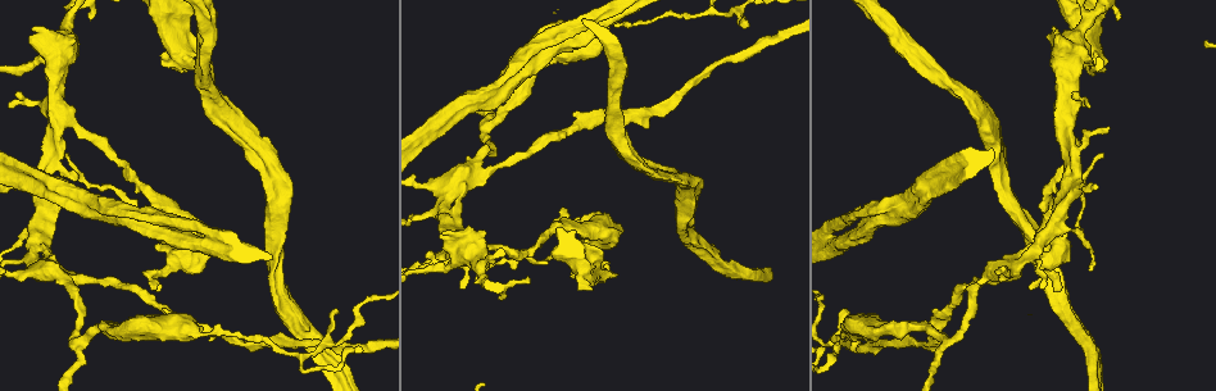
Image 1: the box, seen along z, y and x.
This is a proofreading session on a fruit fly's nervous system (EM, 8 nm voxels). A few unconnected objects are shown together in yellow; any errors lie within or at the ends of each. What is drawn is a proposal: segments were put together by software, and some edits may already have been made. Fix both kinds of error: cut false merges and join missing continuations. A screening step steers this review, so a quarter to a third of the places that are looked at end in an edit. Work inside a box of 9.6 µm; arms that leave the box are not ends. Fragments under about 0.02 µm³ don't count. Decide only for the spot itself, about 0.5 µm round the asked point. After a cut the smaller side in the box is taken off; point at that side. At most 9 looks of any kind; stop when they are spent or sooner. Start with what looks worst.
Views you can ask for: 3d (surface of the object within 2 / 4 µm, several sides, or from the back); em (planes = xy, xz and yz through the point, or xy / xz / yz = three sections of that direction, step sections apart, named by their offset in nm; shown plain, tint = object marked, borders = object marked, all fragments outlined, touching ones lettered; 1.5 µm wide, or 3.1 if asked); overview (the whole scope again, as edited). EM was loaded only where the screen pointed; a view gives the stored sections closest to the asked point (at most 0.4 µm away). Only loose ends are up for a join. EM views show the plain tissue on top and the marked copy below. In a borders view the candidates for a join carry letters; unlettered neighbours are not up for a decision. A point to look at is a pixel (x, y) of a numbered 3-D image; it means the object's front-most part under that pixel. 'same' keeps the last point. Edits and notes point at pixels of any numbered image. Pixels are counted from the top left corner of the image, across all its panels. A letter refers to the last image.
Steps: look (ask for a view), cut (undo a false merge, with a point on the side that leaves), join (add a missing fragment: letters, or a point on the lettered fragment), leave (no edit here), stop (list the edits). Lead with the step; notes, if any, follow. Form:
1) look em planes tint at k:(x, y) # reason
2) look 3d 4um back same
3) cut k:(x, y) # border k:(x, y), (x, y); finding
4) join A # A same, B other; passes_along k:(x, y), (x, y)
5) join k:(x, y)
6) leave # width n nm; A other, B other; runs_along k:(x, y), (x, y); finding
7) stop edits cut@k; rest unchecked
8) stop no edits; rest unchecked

look em xy step 4 tint at 1:(1058, 219) # two arms in line, one across

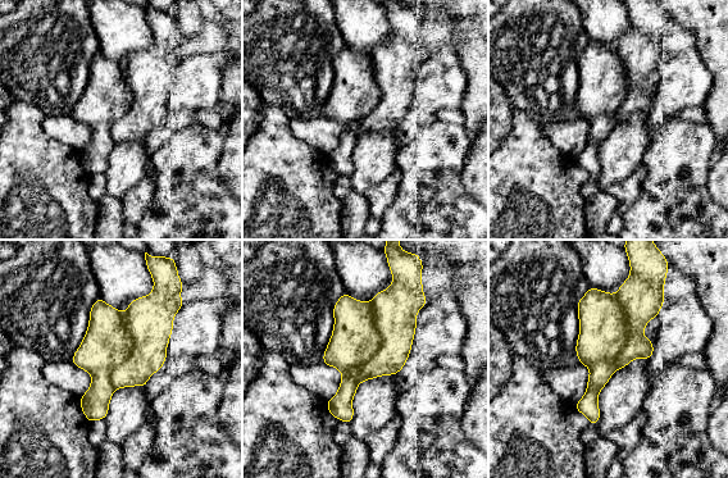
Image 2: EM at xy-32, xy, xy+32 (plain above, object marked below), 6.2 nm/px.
look em planes borders same # another direction

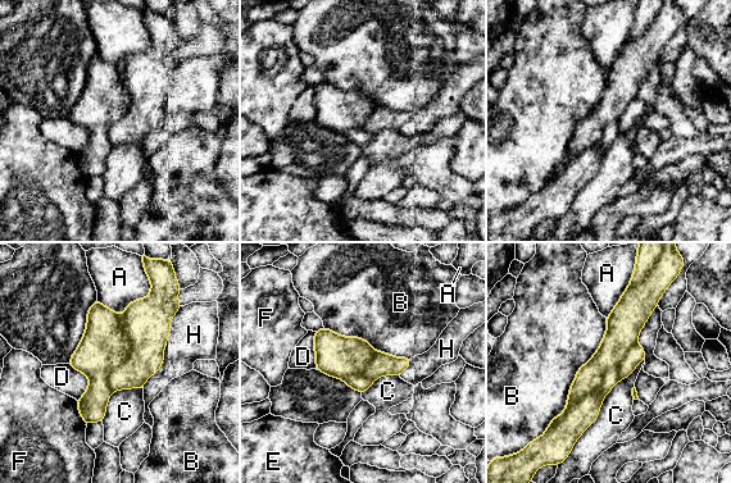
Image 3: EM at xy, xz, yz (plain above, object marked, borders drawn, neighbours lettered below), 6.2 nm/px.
cut 3:(636, 354) # width 260 nm; A other, B other, C other, D other, E other, F other, H other; border 3:(636, 342), (618, 365), (618, 379); a second neuron is stuck on

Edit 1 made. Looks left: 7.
look overview

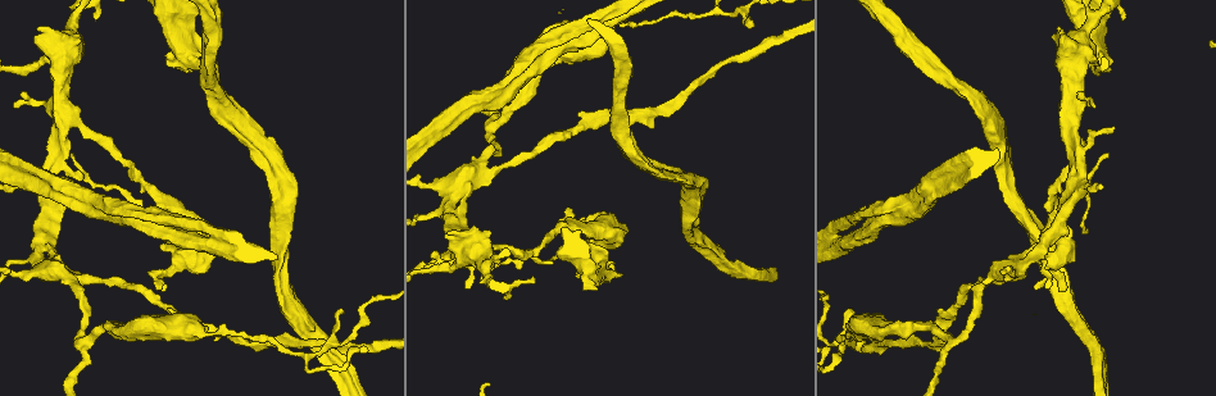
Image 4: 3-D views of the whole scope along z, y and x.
look em xz step 8 borders at 4:(37, 28) # free end

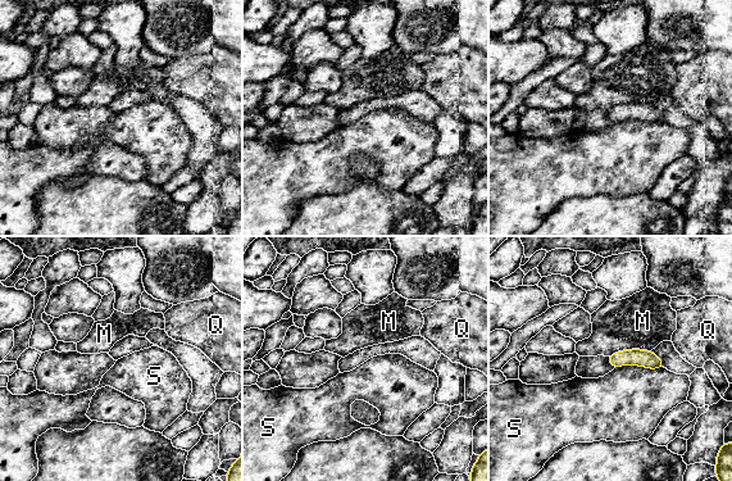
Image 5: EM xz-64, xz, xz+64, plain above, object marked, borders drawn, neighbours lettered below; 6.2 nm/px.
leave # longest_contact S 320 nm; M other, Q other, S other; border 5:(650, 350), (621, 349), (608, 355); no lettered fragment goes on from it

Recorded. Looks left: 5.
look em planes borders at 4:(1071, 147)

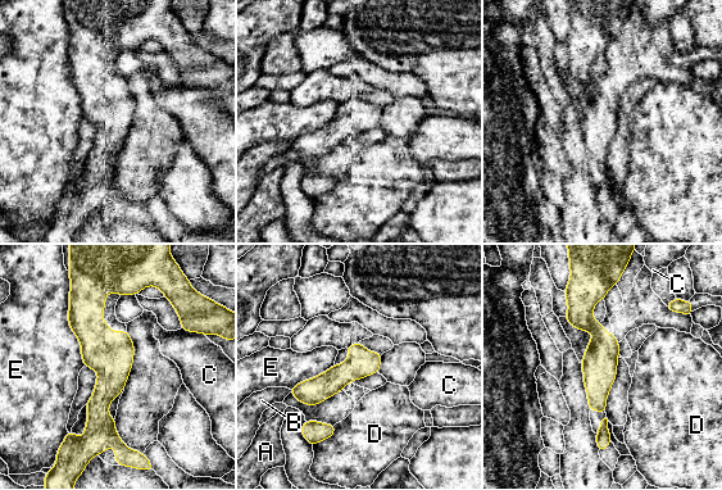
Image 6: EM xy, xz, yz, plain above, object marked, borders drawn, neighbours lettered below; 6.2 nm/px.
leave # A other, B other, C other, D other, E other; border 6:(69, 289), (68, 326), (83, 366); continuous, no second neuron

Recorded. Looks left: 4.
look 3d 2um at 4:(848, 336) # thin neck

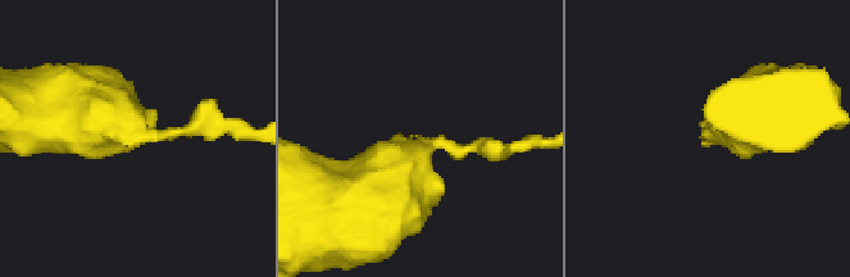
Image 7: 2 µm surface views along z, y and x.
look em planes borders at 7:(166, 129)

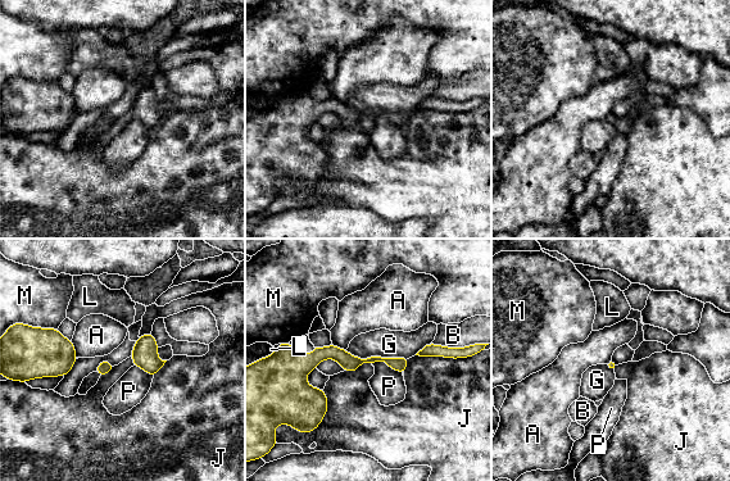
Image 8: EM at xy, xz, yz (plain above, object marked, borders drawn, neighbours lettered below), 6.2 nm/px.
leave # width 60 nm; A other, B other, G other, J other, L other, M other, P other; runs_along 8:(404, 361), (318, 354), (311, 362), (268, 362); all the same neuron

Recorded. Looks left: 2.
stop edits cut@3; rest unchecked

